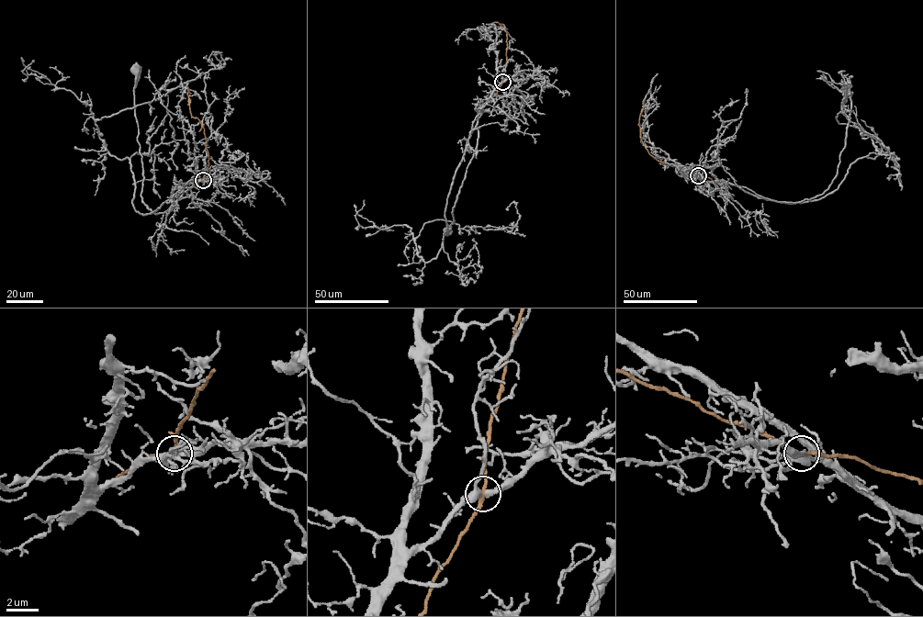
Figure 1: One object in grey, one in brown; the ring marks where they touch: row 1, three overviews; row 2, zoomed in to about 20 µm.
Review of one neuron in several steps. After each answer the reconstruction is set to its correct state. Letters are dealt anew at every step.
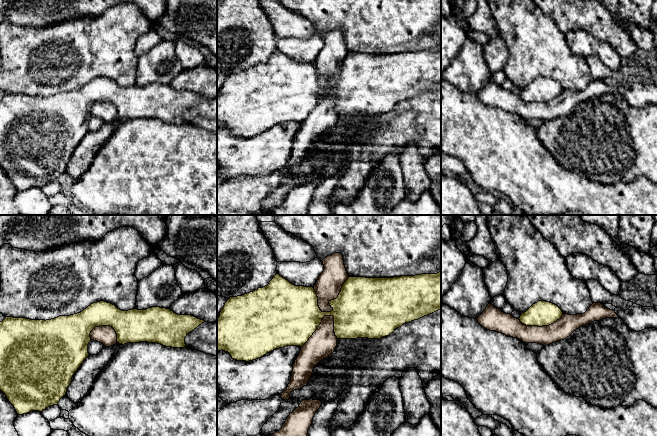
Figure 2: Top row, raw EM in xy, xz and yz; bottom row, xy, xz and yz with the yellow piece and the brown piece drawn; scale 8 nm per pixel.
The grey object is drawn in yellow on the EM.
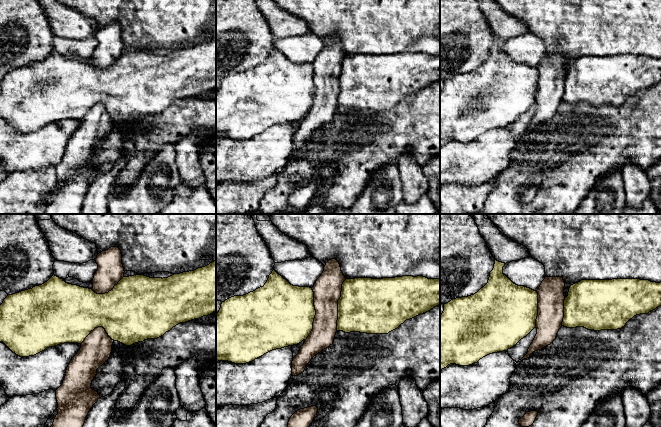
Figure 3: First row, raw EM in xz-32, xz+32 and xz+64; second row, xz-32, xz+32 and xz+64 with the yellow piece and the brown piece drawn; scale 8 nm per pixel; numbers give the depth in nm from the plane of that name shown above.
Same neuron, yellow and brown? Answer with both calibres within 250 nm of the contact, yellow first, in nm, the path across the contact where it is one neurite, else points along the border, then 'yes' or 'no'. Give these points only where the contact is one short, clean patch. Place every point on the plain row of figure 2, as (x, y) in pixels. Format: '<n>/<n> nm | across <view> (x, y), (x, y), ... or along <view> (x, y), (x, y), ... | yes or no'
460/200 nm | no

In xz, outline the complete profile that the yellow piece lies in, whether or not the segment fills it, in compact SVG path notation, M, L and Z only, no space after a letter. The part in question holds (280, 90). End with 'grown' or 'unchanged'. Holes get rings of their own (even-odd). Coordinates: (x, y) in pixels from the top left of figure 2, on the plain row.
M441 47L437 50L421 50L394 54L349 53L334 76L329 77L331 88L322 88L313 63L295 62L276 50L263 64L230 73L217 94L217 128L228 128L237 137L253 137L267 129L286 122L302 123L321 100L324 92L334 93L334 109L337 115L380 115L389 112L405 99L418 96L441 85Z; unchanged

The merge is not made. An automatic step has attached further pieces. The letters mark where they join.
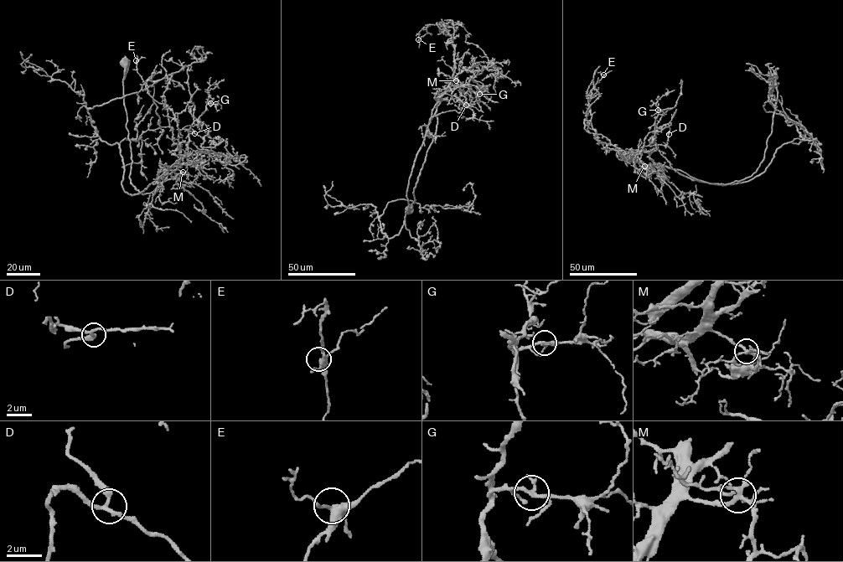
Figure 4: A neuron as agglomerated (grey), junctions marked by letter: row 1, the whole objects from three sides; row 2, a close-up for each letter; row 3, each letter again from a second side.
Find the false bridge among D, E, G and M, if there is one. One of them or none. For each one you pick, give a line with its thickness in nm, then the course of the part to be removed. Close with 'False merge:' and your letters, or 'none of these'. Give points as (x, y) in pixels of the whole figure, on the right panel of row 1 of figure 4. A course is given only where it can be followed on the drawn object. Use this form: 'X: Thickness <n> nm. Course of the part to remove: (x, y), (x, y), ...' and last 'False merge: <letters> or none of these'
False merge: none of these

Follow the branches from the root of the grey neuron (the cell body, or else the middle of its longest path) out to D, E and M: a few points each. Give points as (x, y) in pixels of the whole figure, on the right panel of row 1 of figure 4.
D: (774, 76), (772, 131), (763, 160), (750, 176), (709, 183), (655, 164), (649, 154), (667, 144), (669, 134)
E: (774, 76), (777, 101), (763, 160), (750, 176), (723, 184), (645, 164), (587, 131), (591, 90), (603, 74)
M: (774, 76), (777, 96), (772, 131), (763, 160), (750, 176), (731, 183), (709, 183), (660, 164), (644, 166)

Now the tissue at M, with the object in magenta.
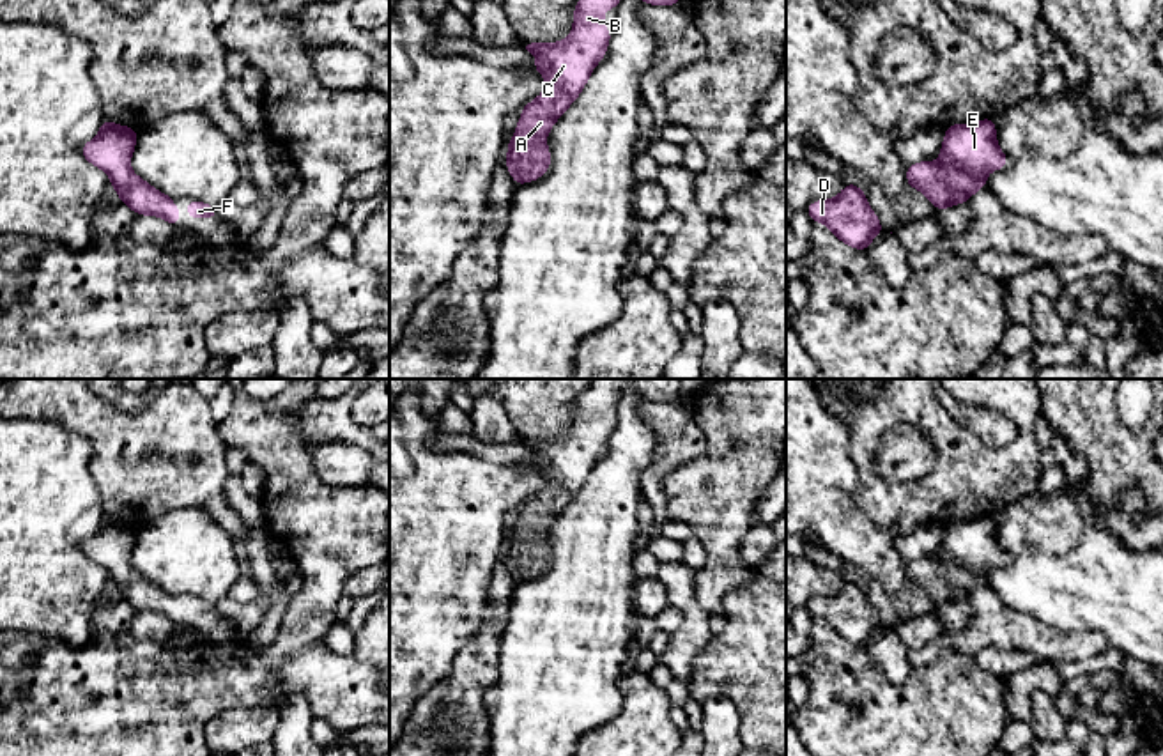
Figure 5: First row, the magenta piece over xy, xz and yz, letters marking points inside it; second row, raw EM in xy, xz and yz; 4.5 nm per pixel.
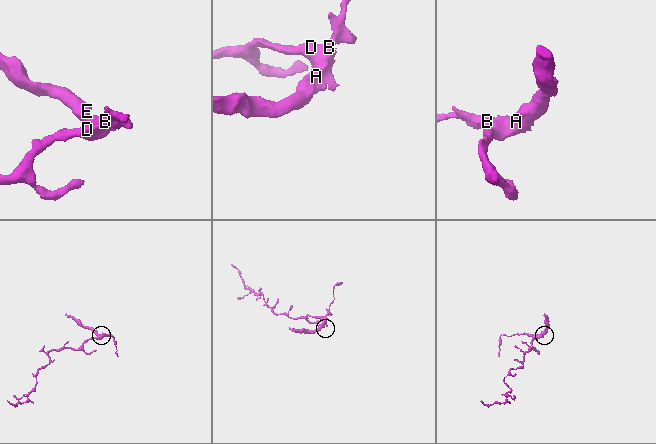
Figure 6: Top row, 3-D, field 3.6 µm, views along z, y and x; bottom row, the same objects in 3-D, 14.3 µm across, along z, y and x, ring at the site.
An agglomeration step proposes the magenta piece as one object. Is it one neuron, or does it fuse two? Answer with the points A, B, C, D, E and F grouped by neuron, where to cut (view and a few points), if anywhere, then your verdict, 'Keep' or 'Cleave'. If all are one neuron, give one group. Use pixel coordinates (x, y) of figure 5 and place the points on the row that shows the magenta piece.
Groups: A B C D E F. No split. Keep

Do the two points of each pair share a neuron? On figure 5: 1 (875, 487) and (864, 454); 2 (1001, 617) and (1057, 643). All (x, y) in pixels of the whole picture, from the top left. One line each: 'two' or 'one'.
1: one
2: one

